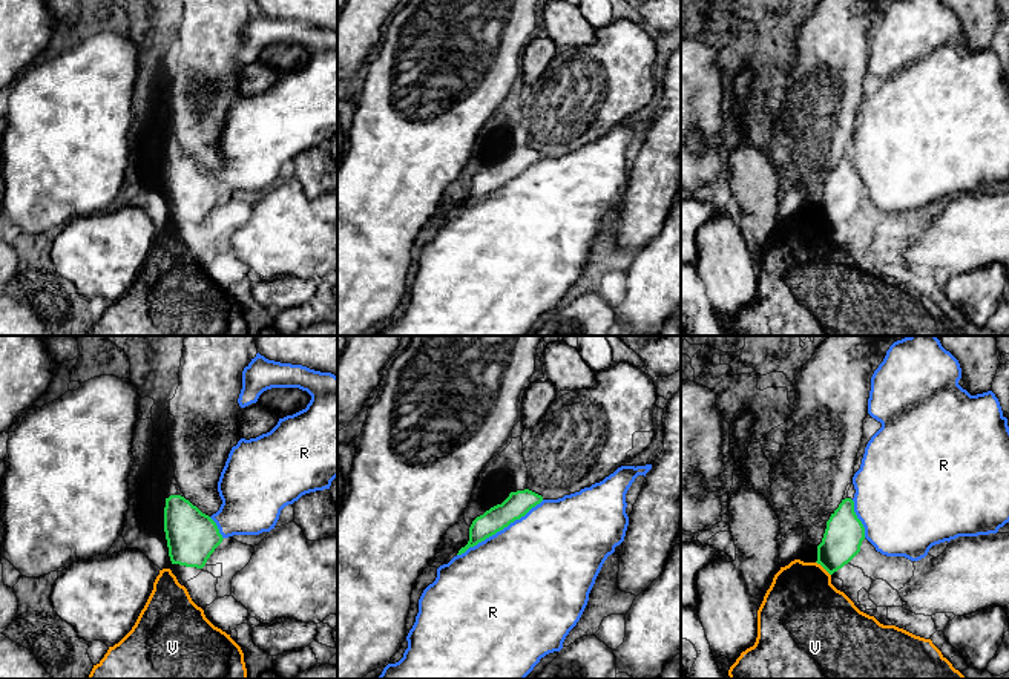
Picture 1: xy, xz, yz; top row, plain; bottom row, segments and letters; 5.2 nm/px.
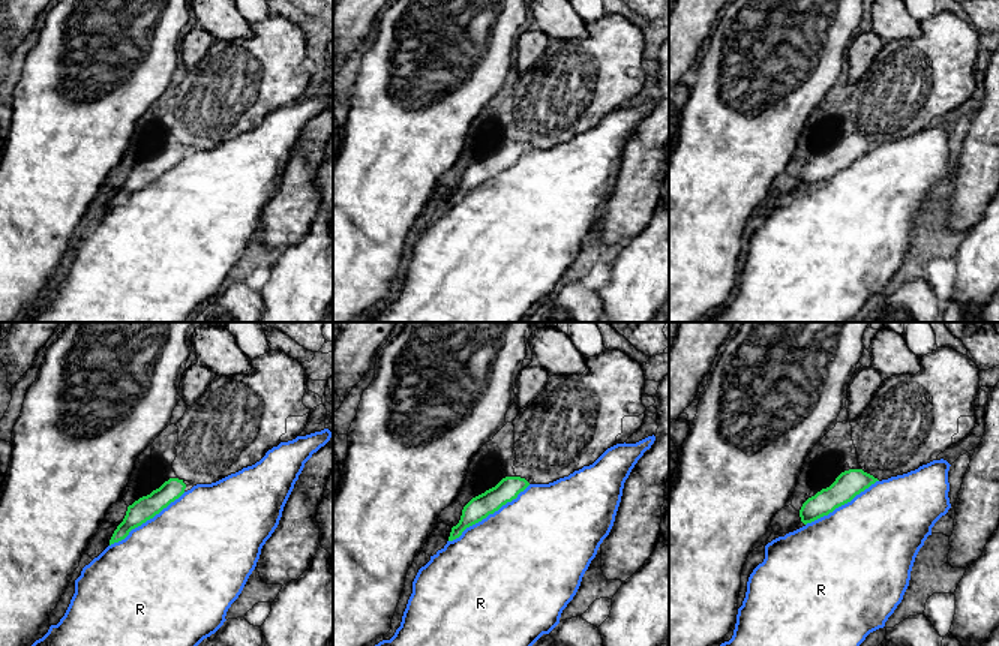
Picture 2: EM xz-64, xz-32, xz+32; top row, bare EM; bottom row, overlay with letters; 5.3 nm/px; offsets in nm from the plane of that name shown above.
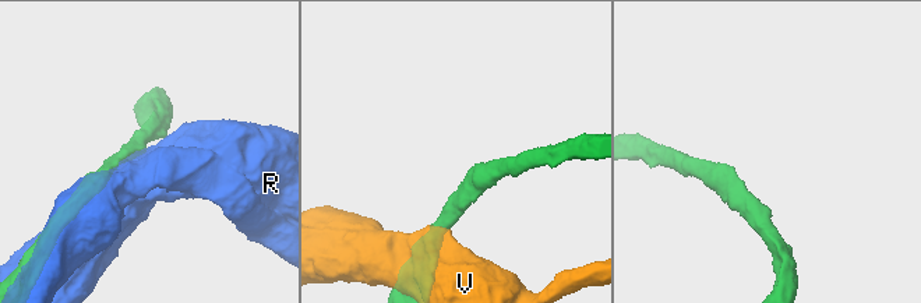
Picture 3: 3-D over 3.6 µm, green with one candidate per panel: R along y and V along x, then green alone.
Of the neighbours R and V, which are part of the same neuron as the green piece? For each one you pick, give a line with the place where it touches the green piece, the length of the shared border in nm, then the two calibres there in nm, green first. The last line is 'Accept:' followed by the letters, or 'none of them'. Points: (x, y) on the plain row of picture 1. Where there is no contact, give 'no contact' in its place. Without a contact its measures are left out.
Accept: none of them

